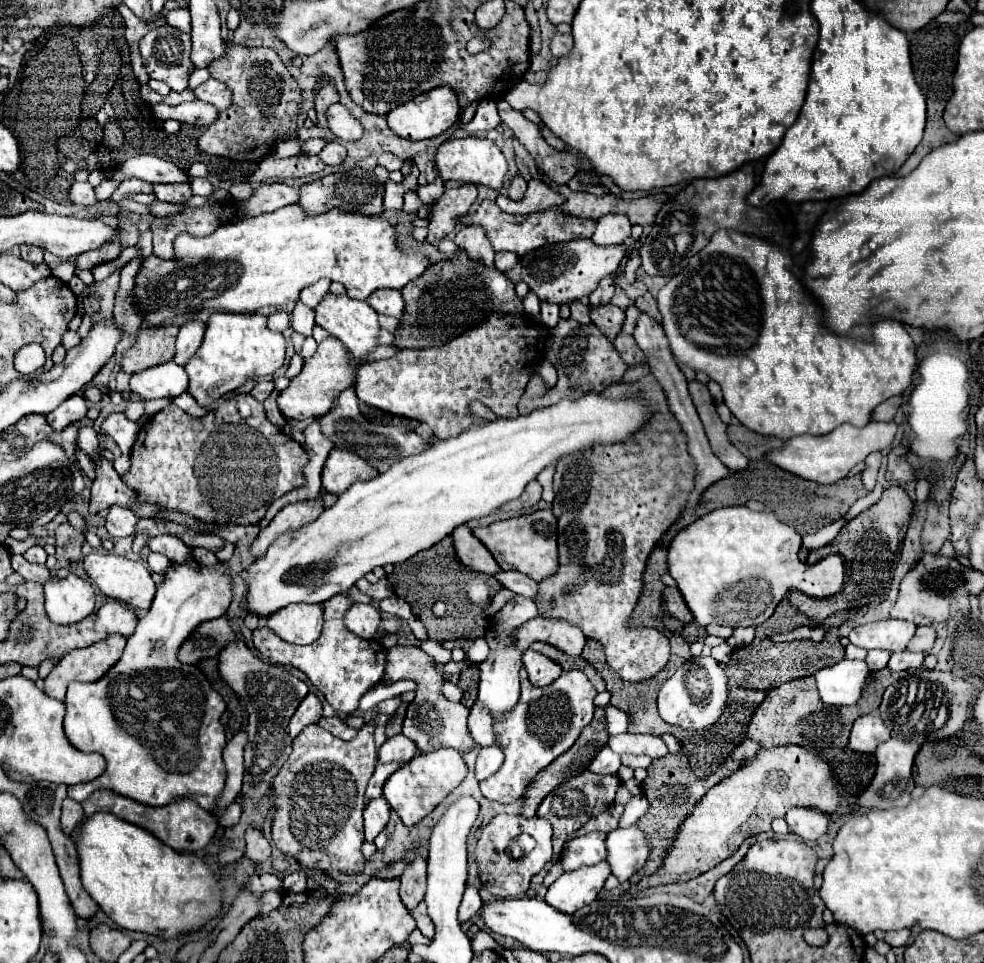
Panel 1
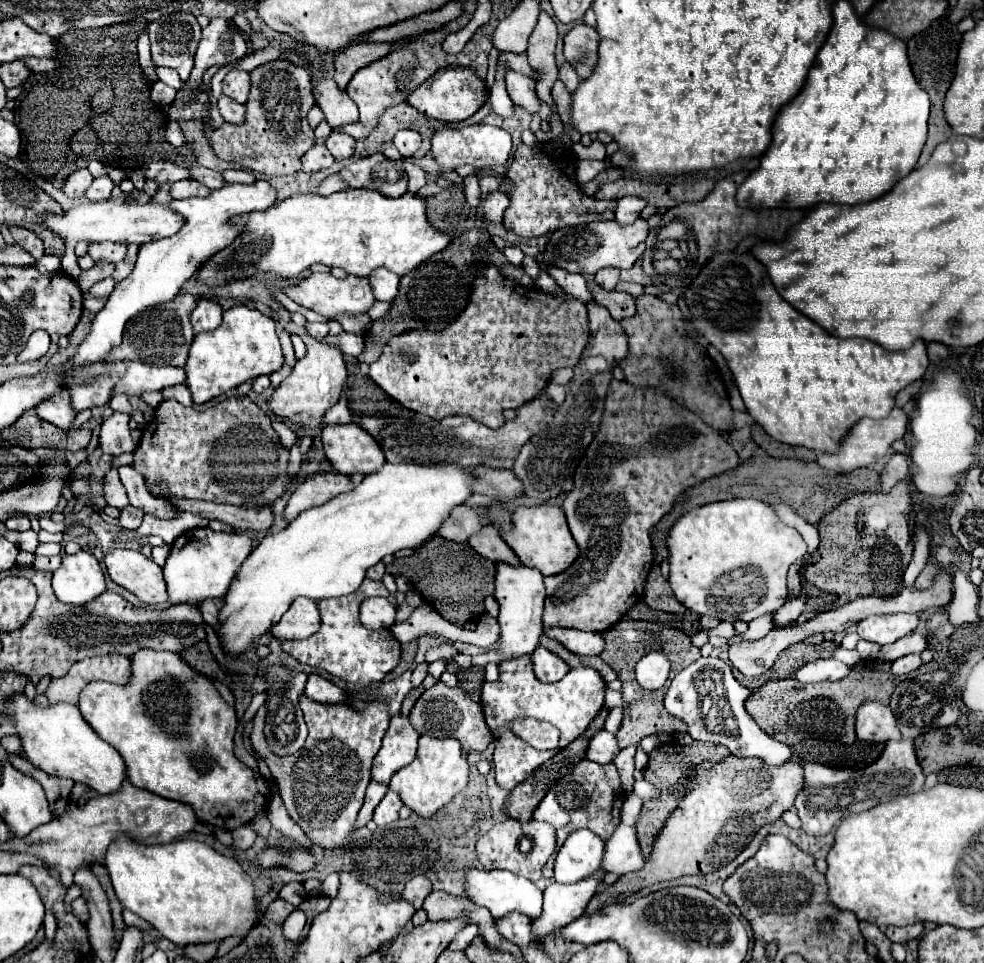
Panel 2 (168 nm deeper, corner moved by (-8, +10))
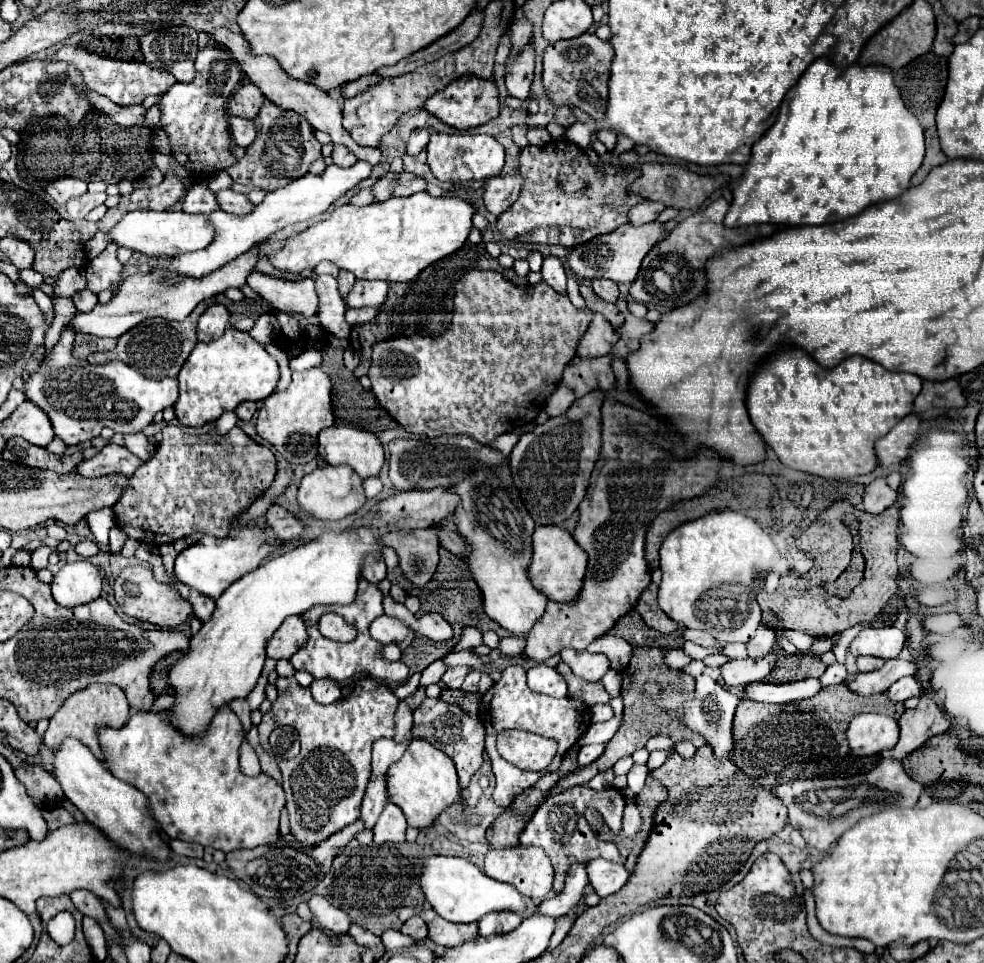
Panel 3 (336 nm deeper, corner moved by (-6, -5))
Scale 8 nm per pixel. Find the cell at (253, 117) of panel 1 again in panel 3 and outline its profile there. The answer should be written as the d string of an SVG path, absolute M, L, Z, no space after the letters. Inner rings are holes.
M265 99L257 119L257 139L247 147L245 157L227 169L231 179L241 185L251 185L271 193L285 187L287 183L307 175L309 165L321 159L321 145L317 143L311 125L293 111L283 111L269 99Z

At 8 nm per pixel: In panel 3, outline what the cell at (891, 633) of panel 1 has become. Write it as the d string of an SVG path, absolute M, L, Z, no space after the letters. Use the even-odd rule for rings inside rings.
M883 627L883 629L863 629L849 645L849 651L859 657L859 655L873 655L881 659L895 659L903 645L905 645L907 633L897 627Z

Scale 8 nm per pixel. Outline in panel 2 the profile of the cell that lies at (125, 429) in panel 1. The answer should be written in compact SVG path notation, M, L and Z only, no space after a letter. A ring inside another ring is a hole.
M113 412L103 424L101 424L101 436L99 444L103 452L111 456L119 456L123 452L135 450L135 444L129 434L129 420L131 416L125 412Z

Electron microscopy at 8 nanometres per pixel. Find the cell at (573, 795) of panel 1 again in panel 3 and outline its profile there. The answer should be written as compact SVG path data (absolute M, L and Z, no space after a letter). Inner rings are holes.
M571 787L569 791L563 791L559 795L549 795L539 809L535 811L535 815L531 817L529 825L523 829L519 843L529 847L541 847L545 849L545 853L549 855L553 869L555 869L555 881L553 881L553 891L559 893L563 889L565 883L565 875L569 873L569 867L573 863L587 863L591 859L603 857L609 861L619 861L619 849L615 843L607 843L601 841L593 835L589 823L585 821L585 811L587 809L597 809L605 821L605 825L609 827L609 831L613 835L621 833L621 815L623 815L623 807L625 807L625 799L617 789L609 789L609 791L593 791L589 787Z

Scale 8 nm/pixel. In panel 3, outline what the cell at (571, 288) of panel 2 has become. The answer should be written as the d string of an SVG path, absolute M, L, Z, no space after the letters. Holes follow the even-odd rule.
M553 255L545 257L543 267L541 267L541 275L543 275L543 281L549 283L553 289L557 289L559 293L565 293L567 275L563 269L563 261L559 257L553 257Z

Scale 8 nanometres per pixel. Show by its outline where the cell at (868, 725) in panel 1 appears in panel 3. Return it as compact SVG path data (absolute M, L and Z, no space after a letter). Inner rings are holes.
M879 713L855 715L847 727L847 741L855 755L875 755L893 749L899 739L899 725L895 719Z

